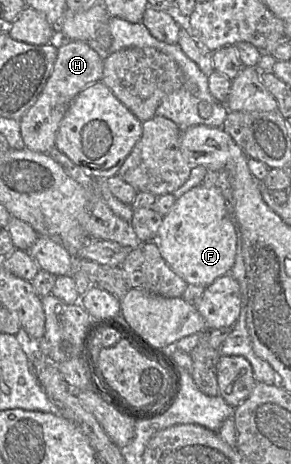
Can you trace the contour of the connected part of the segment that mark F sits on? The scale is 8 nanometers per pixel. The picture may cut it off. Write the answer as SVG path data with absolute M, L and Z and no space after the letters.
M200 184L176 199L169 212L163 216L156 243L165 262L187 284L207 287L217 278L229 274L235 263L237 235L221 190L217 186L206 188Z

